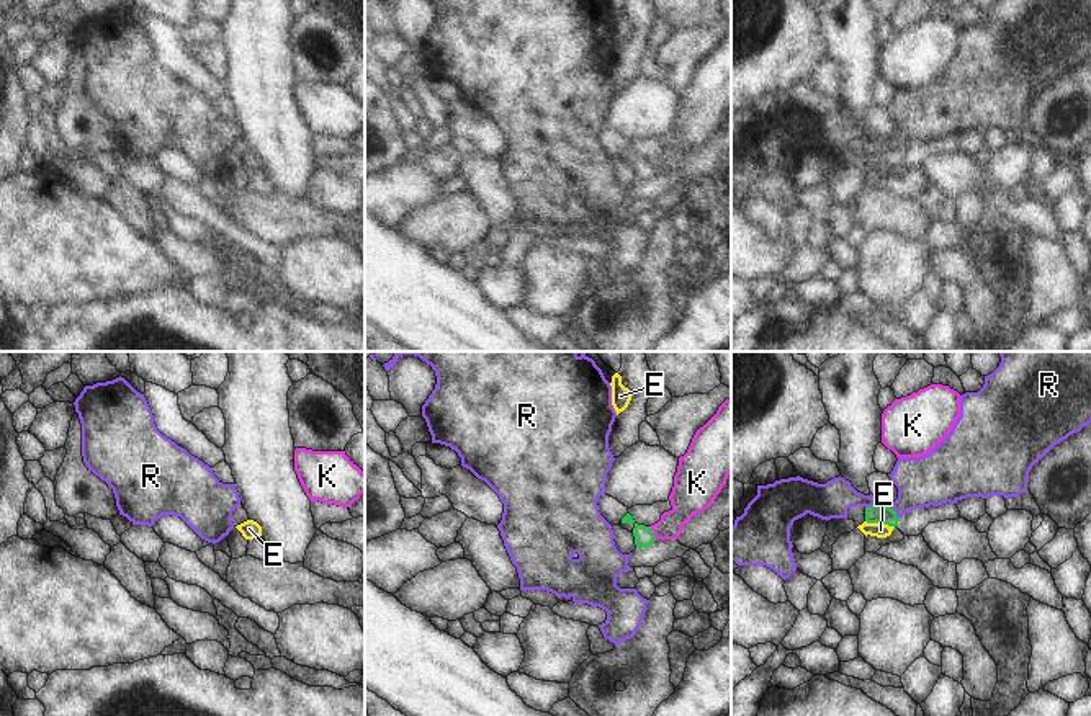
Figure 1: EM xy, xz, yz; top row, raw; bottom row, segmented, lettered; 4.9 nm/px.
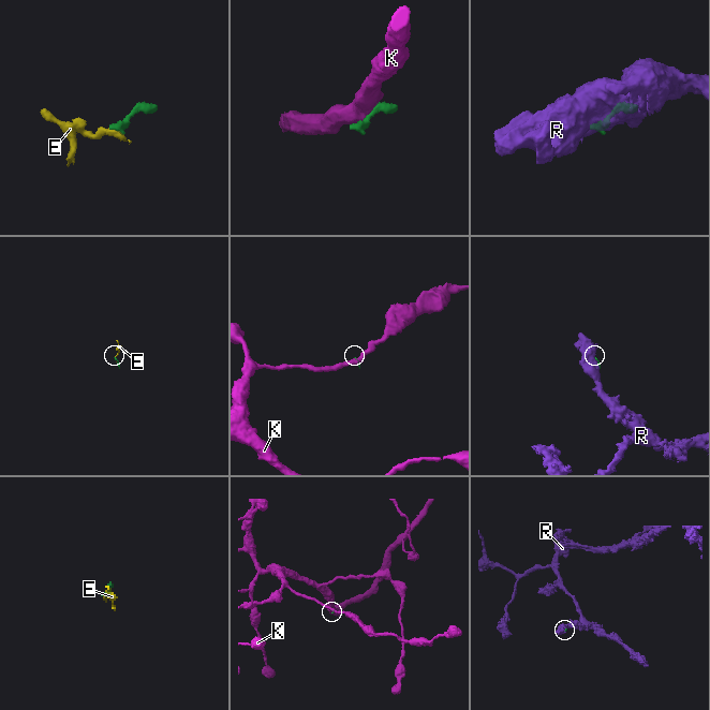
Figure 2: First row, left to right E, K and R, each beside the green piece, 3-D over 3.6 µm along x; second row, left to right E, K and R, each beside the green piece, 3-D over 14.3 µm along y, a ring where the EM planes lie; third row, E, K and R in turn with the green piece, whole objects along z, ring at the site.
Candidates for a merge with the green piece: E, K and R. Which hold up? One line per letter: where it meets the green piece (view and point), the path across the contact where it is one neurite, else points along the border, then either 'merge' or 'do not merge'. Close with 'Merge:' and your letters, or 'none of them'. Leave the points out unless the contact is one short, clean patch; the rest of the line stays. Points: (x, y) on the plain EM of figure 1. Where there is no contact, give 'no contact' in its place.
E: contact yz (879, 156); border yz (866, 154), (892, 161); do not merge
K: contact xz (651, 167); border xz (648, 161), (655, 174); do not merge
R: contact yz (884, 139); do not merge
Merge: none of them

